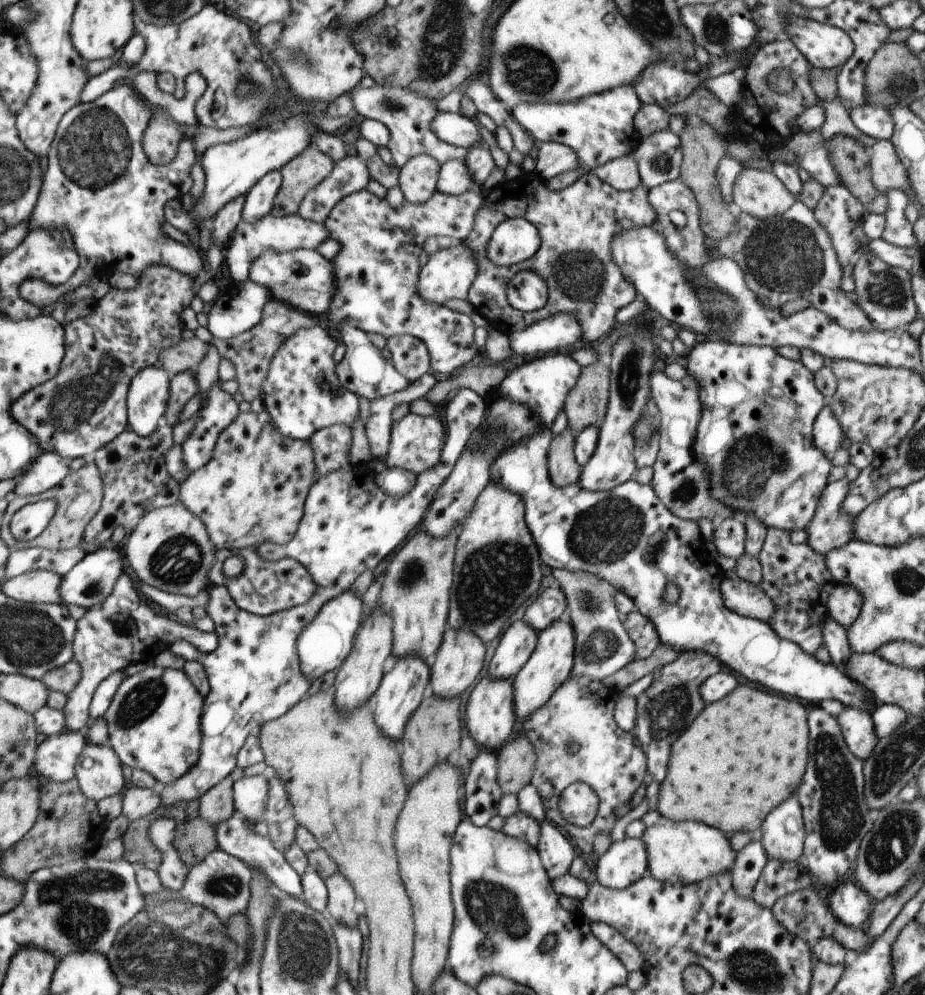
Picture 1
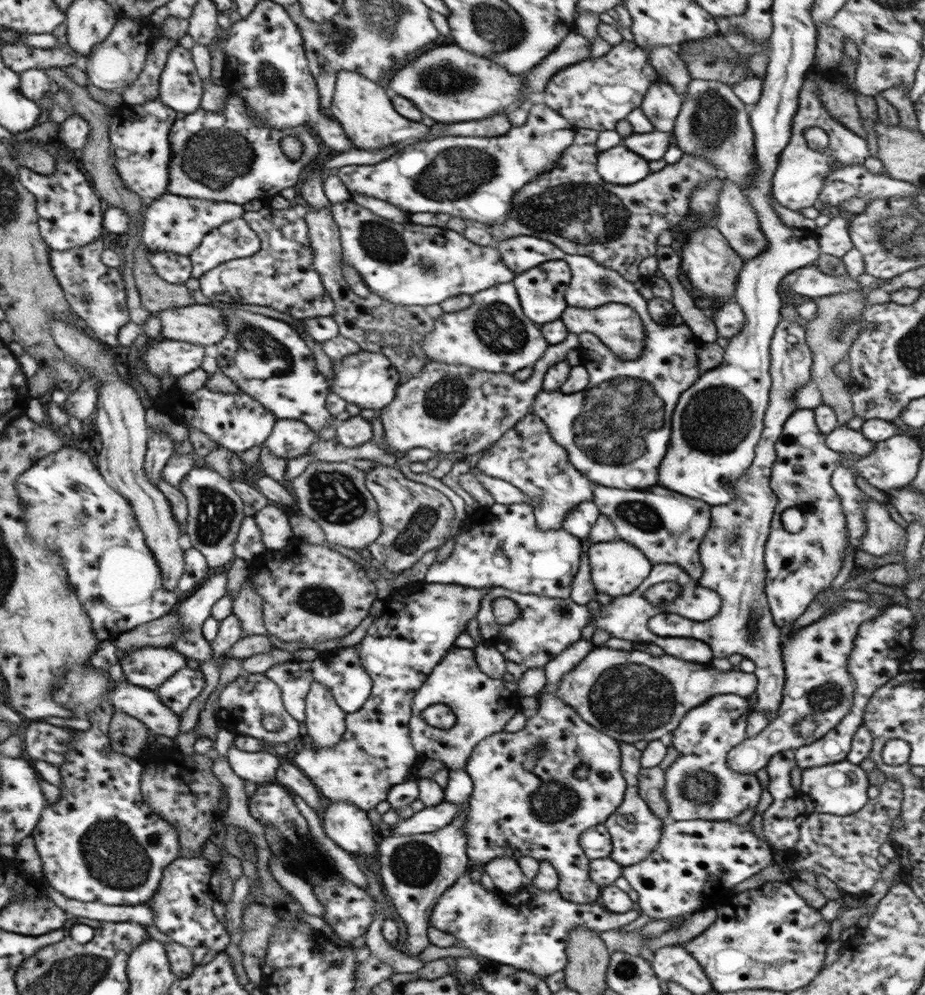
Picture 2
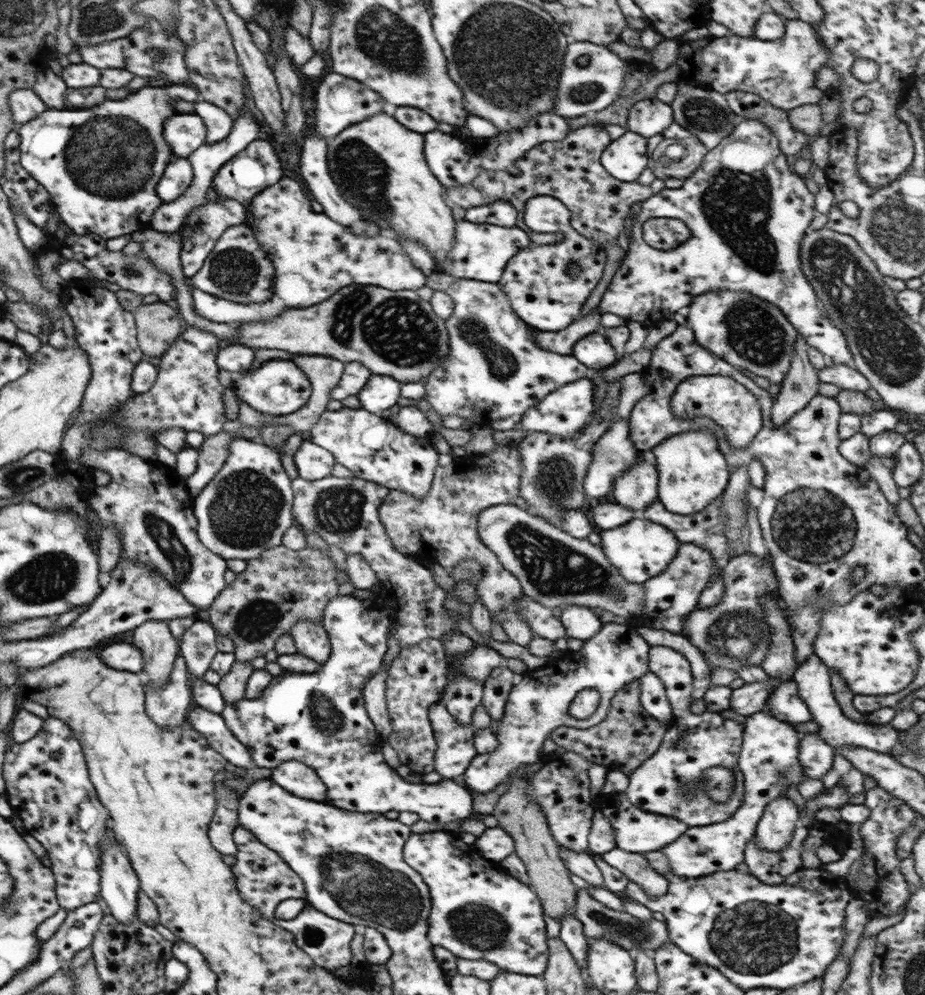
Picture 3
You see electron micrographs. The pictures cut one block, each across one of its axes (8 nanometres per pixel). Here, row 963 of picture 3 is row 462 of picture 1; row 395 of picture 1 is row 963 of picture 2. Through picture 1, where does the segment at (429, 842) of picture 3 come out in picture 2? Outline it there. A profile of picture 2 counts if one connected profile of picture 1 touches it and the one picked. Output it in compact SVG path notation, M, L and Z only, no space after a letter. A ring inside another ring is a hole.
M469 869L440 895L430 911L429 924L441 932L457 938L454 947L465 947L472 956L487 957L489 962L505 964L514 970L529 972L545 979L564 970L567 964L564 942L571 928L587 928L595 932L619 929L631 923L638 915L629 910L624 914L614 914L604 910L599 902L574 904L560 898L557 890L541 892L530 882L517 892L485 890L480 883L469 879Z

